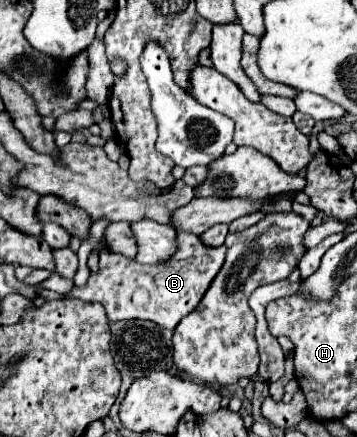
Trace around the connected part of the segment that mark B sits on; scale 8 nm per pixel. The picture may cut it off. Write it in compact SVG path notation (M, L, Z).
M177 233L177 251L167 263L139 265L125 255L107 253L99 255L99 269L89 275L87 283L73 287L67 295L59 295L49 289L39 289L43 299L73 297L83 301L99 301L105 307L109 321L121 319L147 319L165 329L175 329L177 323L193 311L209 289L213 277L219 273L225 261L225 247L207 247L201 237L193 233Z

